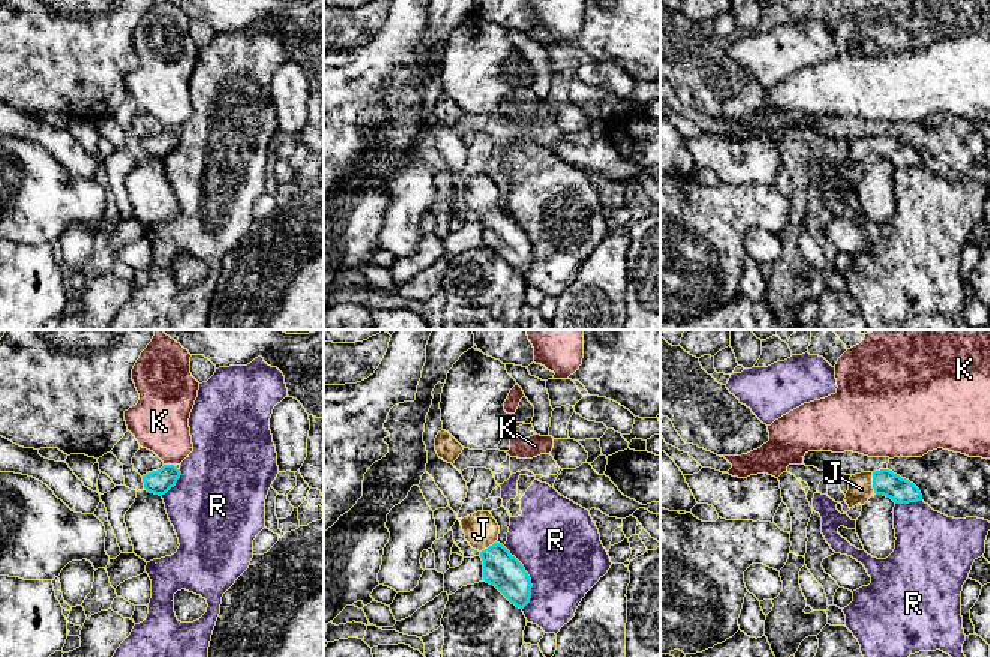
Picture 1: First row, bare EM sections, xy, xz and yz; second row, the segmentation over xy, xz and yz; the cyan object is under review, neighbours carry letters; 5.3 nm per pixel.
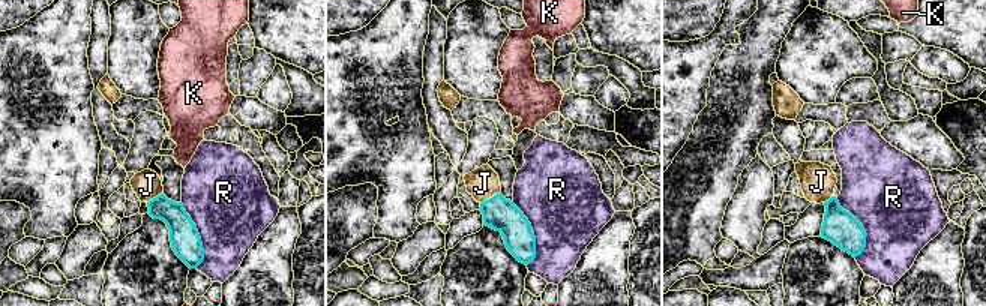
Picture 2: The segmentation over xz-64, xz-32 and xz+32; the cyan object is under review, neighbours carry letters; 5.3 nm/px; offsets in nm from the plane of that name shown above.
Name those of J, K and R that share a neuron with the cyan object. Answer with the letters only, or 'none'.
J

